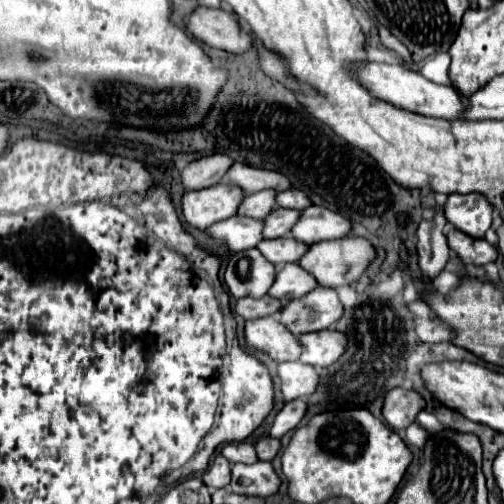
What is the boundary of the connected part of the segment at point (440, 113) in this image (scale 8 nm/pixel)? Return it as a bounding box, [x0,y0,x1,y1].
[357,62,465,120]

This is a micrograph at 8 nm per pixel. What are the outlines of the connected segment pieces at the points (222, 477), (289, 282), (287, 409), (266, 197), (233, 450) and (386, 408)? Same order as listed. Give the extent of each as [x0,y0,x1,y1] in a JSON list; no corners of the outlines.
[[201,454,231,488],[269,262,317,300],[271,398,307,438],[237,190,275,220],[221,442,257,464],[383,388,425,430]]

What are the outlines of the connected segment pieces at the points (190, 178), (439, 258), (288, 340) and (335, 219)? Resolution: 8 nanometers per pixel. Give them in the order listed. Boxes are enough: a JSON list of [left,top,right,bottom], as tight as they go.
[[181,154,233,190],[417,208,449,278],[245,316,301,362],[291,206,351,244]]

